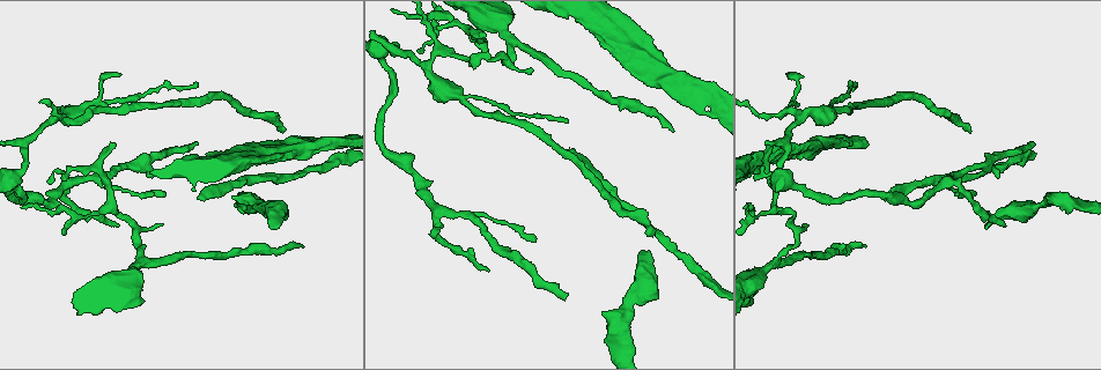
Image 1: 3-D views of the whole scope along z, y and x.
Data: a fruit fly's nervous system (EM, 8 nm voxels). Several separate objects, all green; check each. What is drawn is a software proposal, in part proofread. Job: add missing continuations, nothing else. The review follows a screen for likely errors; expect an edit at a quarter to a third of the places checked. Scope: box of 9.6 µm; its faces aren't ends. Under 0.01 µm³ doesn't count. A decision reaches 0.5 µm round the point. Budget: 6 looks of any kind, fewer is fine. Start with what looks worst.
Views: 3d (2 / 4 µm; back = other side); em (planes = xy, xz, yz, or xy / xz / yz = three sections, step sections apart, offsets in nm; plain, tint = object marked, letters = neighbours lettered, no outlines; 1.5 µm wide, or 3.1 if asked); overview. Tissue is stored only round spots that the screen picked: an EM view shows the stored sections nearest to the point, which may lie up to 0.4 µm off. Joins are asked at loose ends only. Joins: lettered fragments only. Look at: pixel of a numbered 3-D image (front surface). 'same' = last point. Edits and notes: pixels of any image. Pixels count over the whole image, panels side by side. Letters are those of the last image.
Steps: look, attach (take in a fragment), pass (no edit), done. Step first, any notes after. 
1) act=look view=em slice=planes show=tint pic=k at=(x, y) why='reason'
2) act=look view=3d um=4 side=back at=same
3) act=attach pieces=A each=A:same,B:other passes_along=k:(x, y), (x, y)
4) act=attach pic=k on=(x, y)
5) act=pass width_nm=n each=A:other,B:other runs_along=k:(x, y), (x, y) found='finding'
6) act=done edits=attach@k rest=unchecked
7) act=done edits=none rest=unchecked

act=look view=3d um=4 pic=1 at=(672, 130) why='branch stops here'

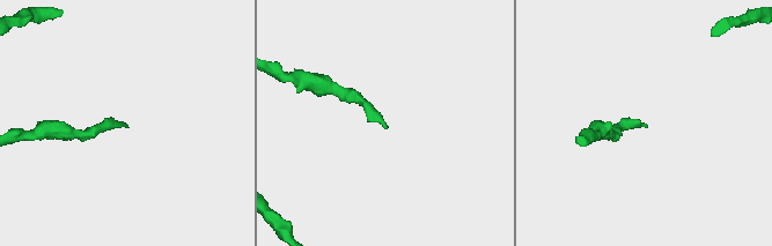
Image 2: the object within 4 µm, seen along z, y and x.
act=look view=em slice=planes show=letters pic=2 at=(647, 125)

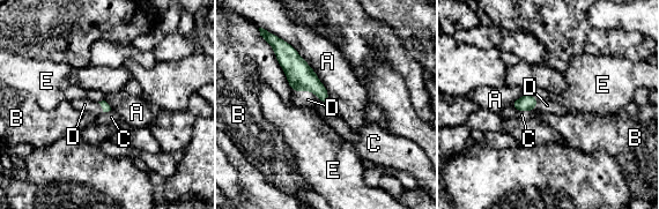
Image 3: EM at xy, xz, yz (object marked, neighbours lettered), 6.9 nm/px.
act=attach pieces=D each=A:other,B:other,C:other,D:same,E:other found='the neuron continues'

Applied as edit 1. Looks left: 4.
act=look view=em slice=planes show=letters pic=1 at=(275, 227) why='an open end'

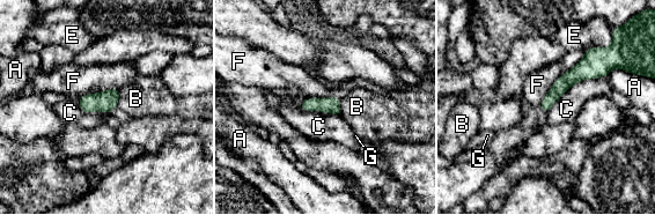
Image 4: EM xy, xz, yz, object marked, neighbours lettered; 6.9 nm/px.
act=pass longest_contact=F:500nm each=A:other,B:other,C:other,E:other,F:other,G:other found='no lettered fragment goes on from it'

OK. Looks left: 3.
act=look view=overview

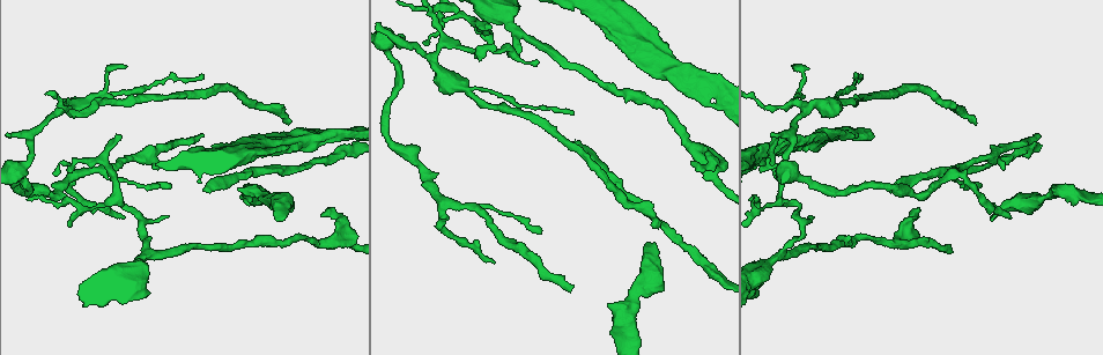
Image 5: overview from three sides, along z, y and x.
act=look view=em slice=planes show=letters pic=5 at=(202, 188) why='thin end'

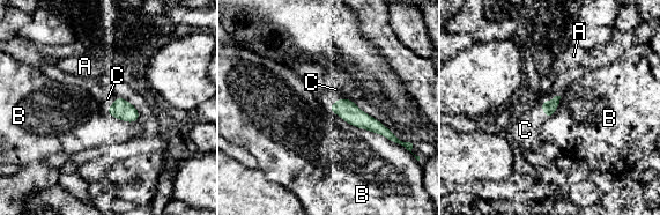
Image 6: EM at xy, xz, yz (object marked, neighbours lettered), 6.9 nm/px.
act=attach pieces=C width_nm=100 each=A:other,B:other,C:same found='it goes on there'

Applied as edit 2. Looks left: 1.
act=done edits=attach@3,attach@6 rest=unchecked

